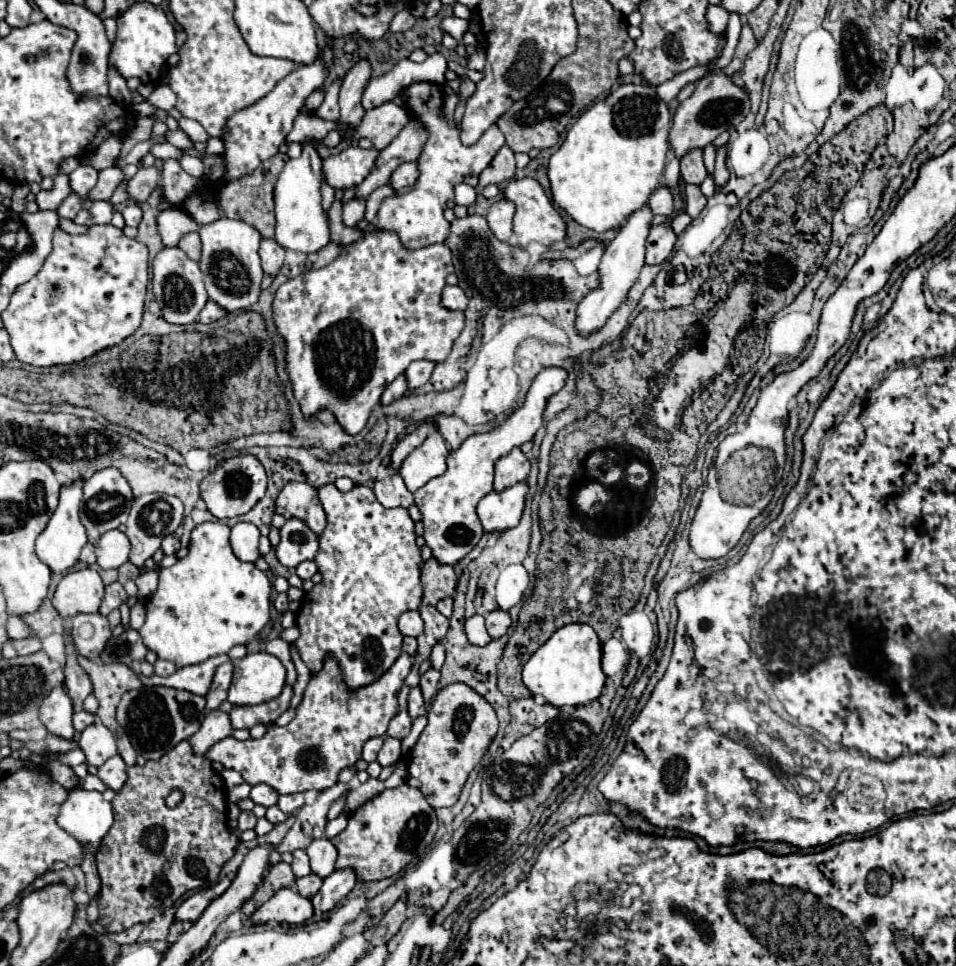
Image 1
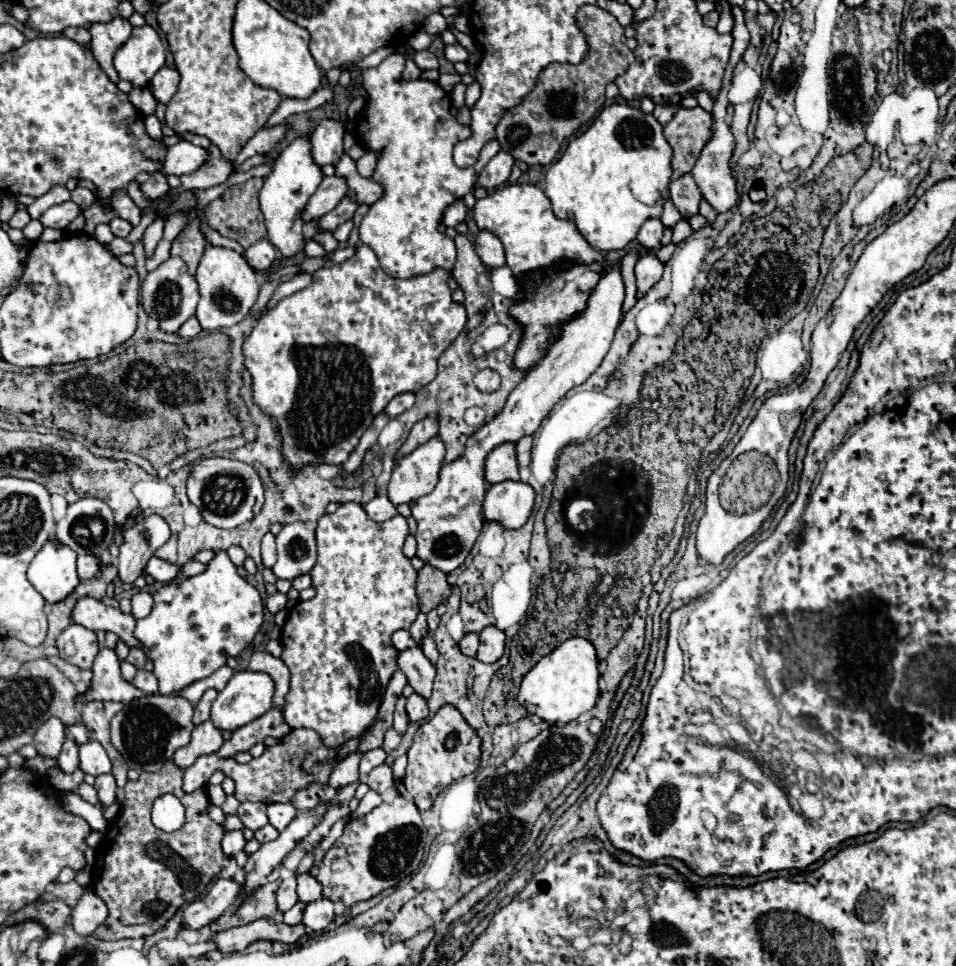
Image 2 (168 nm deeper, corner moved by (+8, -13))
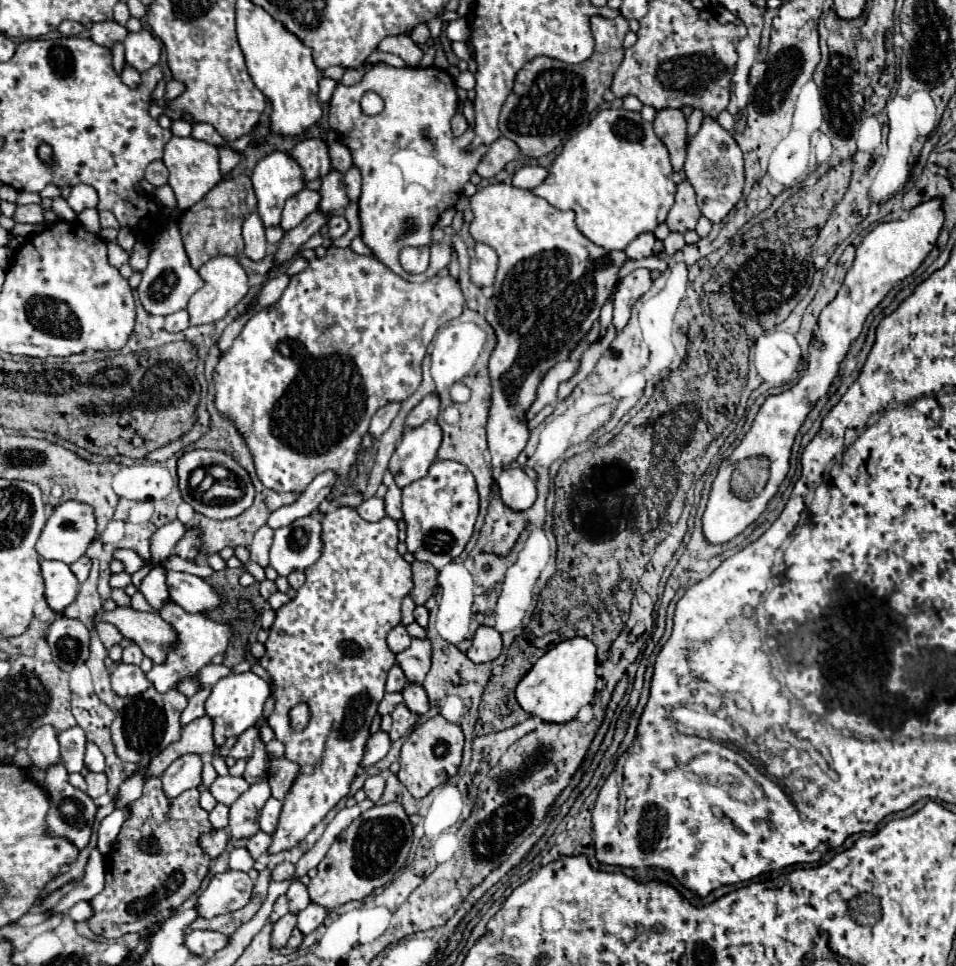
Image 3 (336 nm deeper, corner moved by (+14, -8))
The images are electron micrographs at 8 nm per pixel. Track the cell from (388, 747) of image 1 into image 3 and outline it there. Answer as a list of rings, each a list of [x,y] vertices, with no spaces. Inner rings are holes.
[[[383,775],[367,777],[367,781],[365,781],[365,785],[363,785],[363,791],[367,793],[367,797],[369,797],[373,803],[377,803],[377,801],[381,799],[383,789],[385,789],[385,779],[383,779]]]

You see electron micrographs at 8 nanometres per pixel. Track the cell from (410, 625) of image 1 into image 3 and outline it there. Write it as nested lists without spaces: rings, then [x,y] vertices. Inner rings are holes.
[[[397,625],[397,627],[391,629],[389,635],[387,635],[387,645],[389,645],[389,649],[391,649],[395,655],[401,653],[401,651],[405,651],[405,649],[409,647],[409,643],[411,643],[411,637],[407,635],[407,631],[405,631],[403,625]]]

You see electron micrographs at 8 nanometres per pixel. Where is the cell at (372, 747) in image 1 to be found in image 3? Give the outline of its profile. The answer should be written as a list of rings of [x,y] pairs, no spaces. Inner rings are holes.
[[[377,731],[369,737],[367,741],[367,747],[365,747],[365,757],[361,761],[363,767],[371,767],[375,765],[379,759],[383,759],[387,753],[389,753],[389,747],[391,747],[391,739],[385,731]]]

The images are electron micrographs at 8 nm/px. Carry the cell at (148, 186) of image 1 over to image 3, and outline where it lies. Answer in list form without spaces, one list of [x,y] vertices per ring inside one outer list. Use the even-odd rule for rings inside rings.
[[[153,161],[153,163],[149,163],[149,167],[147,167],[147,171],[145,171],[145,179],[147,179],[151,185],[161,187],[161,185],[167,183],[167,177],[169,177],[169,173],[167,173],[167,167],[165,167],[163,161]]]

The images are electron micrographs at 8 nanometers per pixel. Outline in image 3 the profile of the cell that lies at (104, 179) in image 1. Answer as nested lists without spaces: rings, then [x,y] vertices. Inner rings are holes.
[[[17,205],[15,215],[13,215],[15,223],[53,223],[57,221],[57,215],[53,211],[43,211],[41,205]]]

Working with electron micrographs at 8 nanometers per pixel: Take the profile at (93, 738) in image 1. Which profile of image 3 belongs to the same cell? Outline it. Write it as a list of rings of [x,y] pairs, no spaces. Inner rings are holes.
[[[87,743],[87,753],[85,753],[85,767],[89,769],[89,771],[97,771],[97,773],[101,773],[103,769],[105,769],[105,757],[103,757],[103,753],[99,751],[99,747],[95,745],[95,743]]]

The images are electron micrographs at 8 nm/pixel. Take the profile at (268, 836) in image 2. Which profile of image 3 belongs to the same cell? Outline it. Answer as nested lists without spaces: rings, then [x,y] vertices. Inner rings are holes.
[[[259,831],[259,833],[255,833],[255,835],[249,839],[249,843],[247,843],[247,851],[249,851],[251,857],[257,861],[257,859],[261,859],[261,857],[267,853],[269,843],[271,843],[271,837],[269,837],[267,833]]]

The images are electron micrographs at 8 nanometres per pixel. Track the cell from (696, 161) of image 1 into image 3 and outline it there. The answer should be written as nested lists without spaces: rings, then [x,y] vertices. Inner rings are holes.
[[[681,181],[677,185],[677,195],[675,195],[675,205],[671,207],[667,215],[667,227],[669,231],[691,231],[697,225],[697,219],[701,217],[701,211],[695,203],[695,191],[687,181]]]

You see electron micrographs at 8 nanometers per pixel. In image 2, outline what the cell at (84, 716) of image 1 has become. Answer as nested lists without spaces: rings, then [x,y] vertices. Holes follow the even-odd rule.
[[[67,736],[65,738],[65,742],[63,742],[63,750],[61,750],[61,754],[59,754],[59,768],[63,770],[63,772],[73,772],[77,766],[79,766],[79,758],[77,758],[77,742],[71,738],[71,736]]]

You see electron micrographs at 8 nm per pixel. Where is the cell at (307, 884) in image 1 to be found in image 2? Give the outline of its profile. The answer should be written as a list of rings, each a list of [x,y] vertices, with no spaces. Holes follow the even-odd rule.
[[[297,902],[293,908],[289,908],[285,914],[283,914],[283,922],[285,924],[299,924],[301,918],[303,918],[303,910],[305,910],[307,904],[303,902]]]

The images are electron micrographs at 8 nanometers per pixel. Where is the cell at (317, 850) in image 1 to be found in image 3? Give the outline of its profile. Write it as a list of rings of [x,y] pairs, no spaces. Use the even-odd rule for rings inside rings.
[[[293,881],[293,885],[287,891],[287,901],[289,901],[289,911],[297,915],[301,909],[305,909],[311,903],[307,887],[301,881]]]

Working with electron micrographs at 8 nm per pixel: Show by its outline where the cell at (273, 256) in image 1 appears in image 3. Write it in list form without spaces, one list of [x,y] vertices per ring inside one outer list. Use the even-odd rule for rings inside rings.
[[[251,213],[245,217],[243,239],[245,239],[245,255],[253,261],[261,261],[265,257],[267,241],[265,241],[265,227],[257,213]]]

